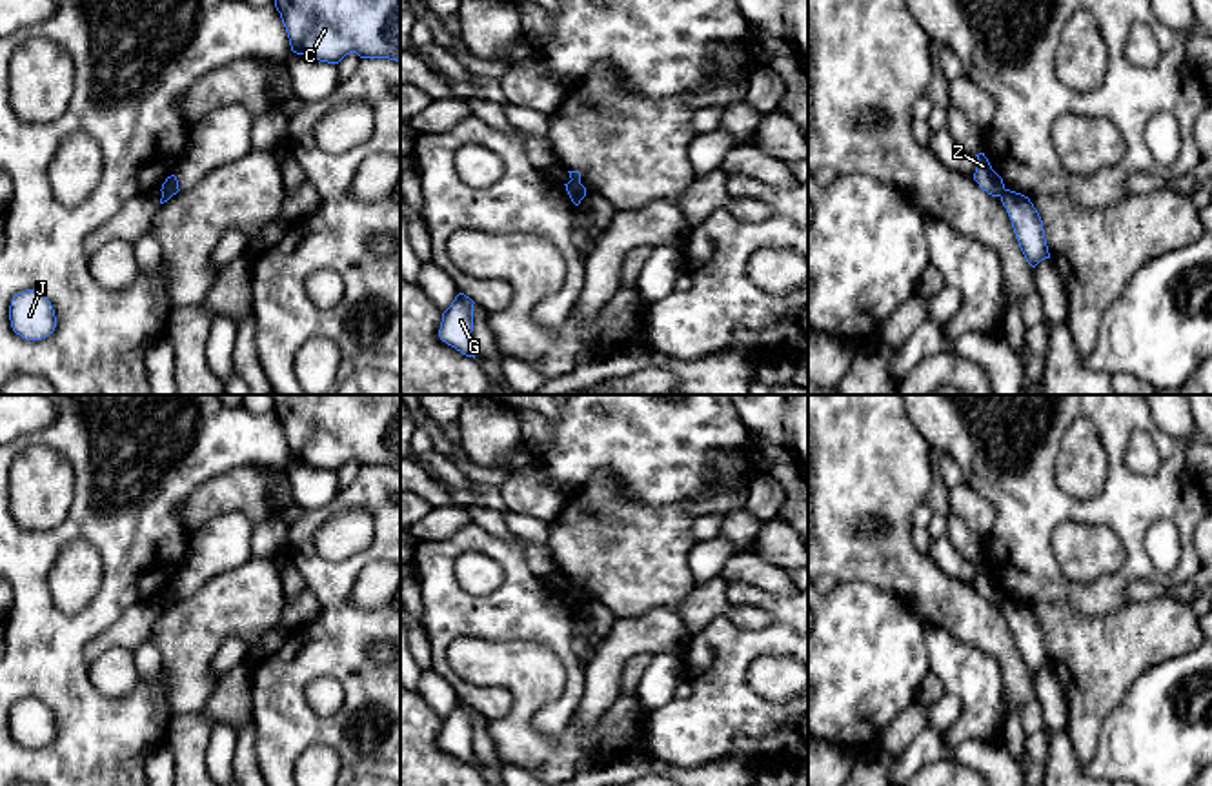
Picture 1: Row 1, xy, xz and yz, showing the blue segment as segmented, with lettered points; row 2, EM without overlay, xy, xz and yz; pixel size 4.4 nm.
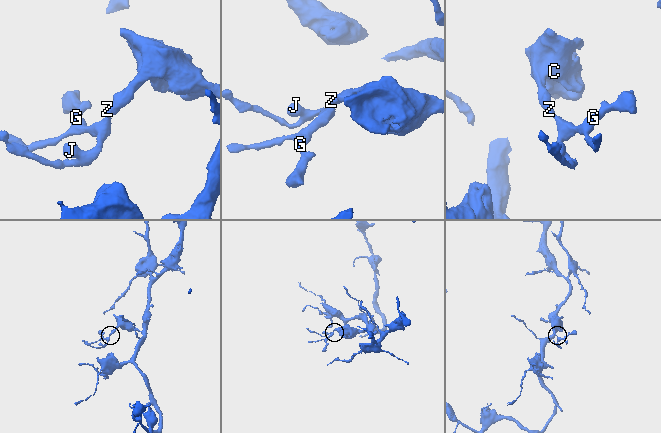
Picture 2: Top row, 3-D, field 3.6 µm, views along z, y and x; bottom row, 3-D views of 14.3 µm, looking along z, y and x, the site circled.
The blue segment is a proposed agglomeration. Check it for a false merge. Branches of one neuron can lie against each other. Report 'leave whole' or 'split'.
split

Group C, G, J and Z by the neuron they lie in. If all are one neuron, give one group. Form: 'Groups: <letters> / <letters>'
Groups: C Z / G J

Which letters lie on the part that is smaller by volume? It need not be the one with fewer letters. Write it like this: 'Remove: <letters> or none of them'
Remove: G, J

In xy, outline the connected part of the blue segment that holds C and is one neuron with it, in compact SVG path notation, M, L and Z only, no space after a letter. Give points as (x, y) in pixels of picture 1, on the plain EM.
M275 395L291 458L338 471L346 462L400 469L400 395Z

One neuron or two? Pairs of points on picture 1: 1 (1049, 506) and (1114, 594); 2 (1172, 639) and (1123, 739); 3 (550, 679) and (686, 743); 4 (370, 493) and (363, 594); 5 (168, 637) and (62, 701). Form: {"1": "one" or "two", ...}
{"1": "one", "2": "two", "3": "two", "4": "two", "5": "two"}

